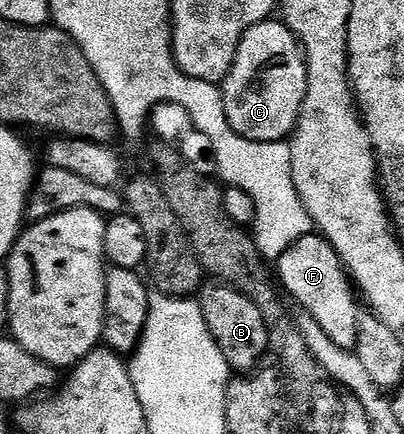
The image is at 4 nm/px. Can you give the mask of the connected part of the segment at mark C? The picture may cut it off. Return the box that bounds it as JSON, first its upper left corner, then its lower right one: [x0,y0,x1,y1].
[221,19,307,142]

